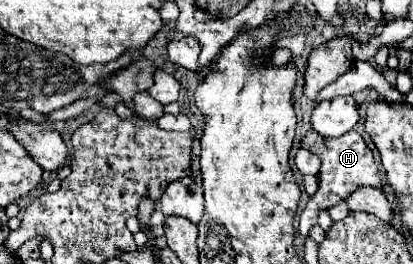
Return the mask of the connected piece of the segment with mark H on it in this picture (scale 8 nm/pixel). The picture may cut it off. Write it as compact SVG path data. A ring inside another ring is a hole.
M309 130L305 140L301 142L301 146L321 158L319 190L309 198L305 210L301 212L301 220L299 220L299 232L303 236L307 236L313 226L317 226L317 216L321 210L329 210L337 202L347 200L357 188L361 188L361 186L371 186L371 188L379 188L379 190L383 188L379 170L373 160L373 152L369 150L365 140L355 130L351 130L339 138L323 138L323 136L317 136L317 132Z

